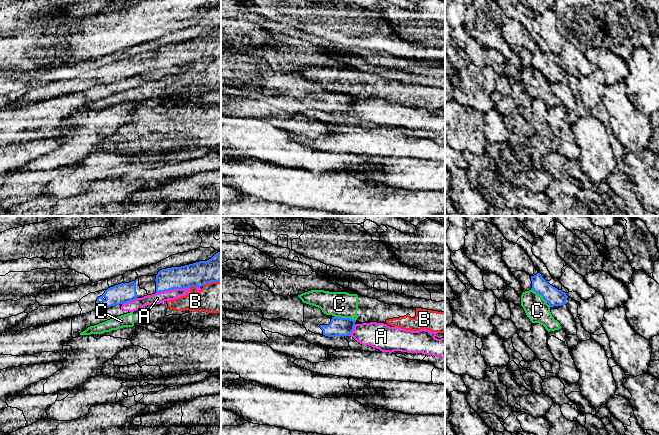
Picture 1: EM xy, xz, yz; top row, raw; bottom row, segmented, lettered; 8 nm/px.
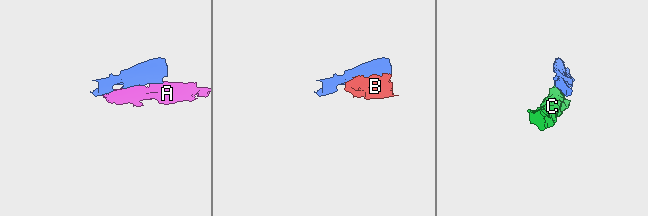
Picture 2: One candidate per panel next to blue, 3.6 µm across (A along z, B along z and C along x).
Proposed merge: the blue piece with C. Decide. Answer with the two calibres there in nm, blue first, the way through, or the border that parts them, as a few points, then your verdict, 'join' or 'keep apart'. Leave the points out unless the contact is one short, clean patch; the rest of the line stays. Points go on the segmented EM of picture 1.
calibres 150 and 200 nm; border xz (334, 315), (349, 317), (355, 321); keep apart

